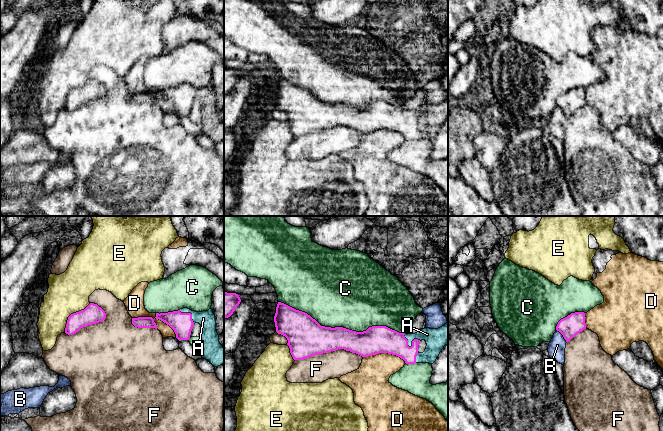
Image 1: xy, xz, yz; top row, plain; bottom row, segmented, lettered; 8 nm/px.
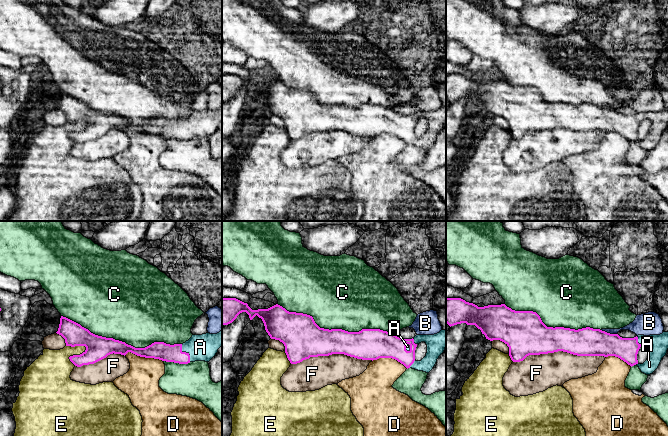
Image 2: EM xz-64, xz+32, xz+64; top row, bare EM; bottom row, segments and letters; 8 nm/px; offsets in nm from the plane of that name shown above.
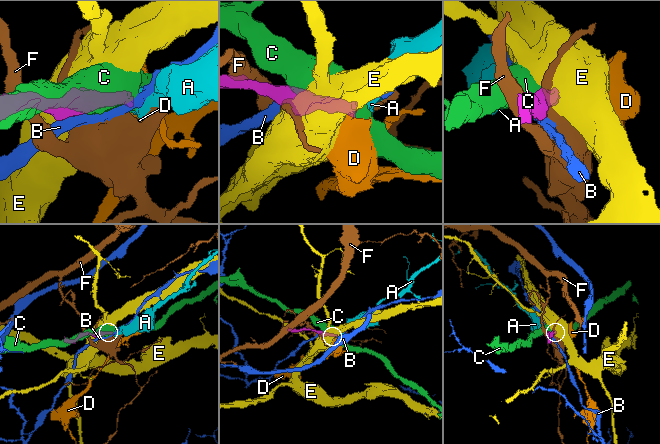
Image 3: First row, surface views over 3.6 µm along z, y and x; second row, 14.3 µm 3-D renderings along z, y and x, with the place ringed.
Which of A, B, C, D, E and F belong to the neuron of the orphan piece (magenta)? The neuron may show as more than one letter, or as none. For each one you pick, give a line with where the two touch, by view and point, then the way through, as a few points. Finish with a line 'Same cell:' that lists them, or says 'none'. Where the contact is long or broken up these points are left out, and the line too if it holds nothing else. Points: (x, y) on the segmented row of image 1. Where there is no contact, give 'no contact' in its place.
A: meets magenta in xz at (411, 346); runs through xz (381, 339), (411, 346), (418, 336), (436, 339)
Same cell: A

